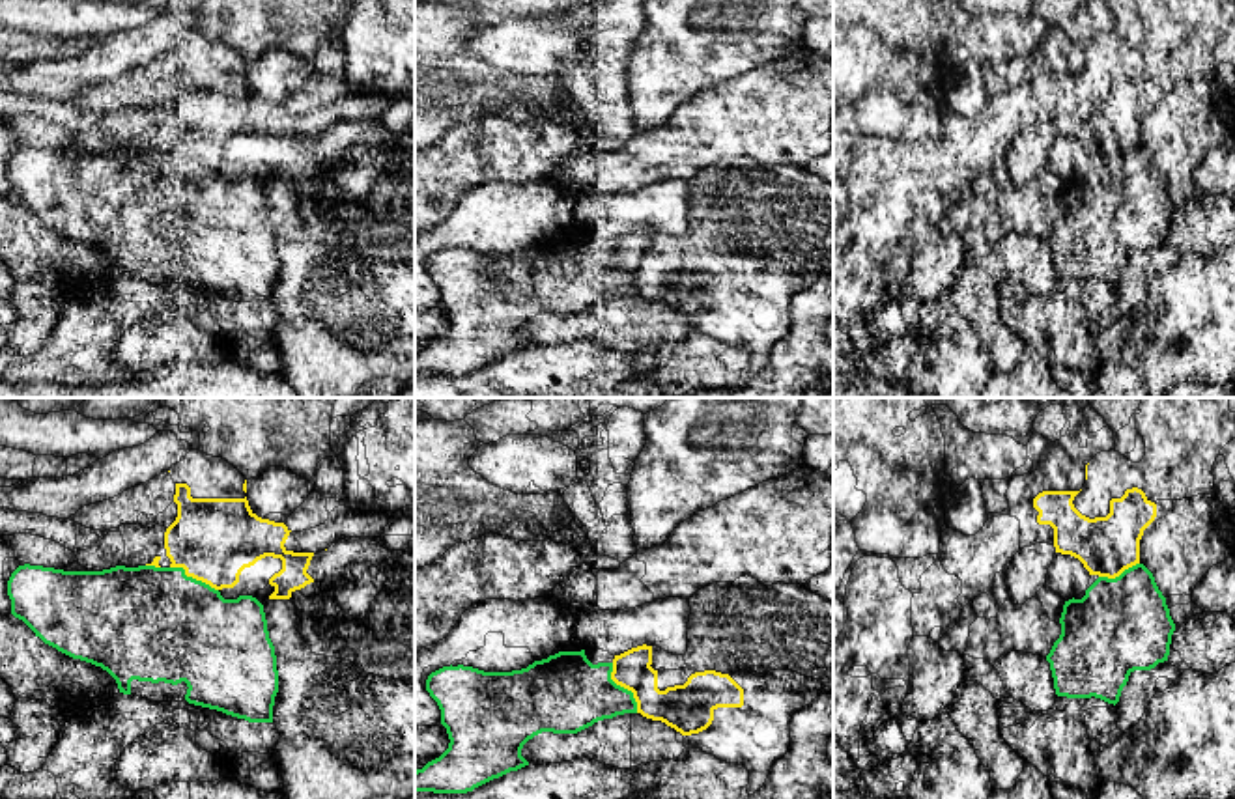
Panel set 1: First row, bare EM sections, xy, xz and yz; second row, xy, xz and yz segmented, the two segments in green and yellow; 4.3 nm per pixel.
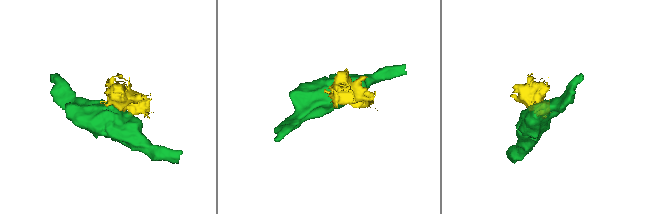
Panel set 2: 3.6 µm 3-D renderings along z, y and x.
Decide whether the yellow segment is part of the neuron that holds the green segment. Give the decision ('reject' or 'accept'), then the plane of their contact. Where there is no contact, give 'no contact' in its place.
reject; contact in xz

